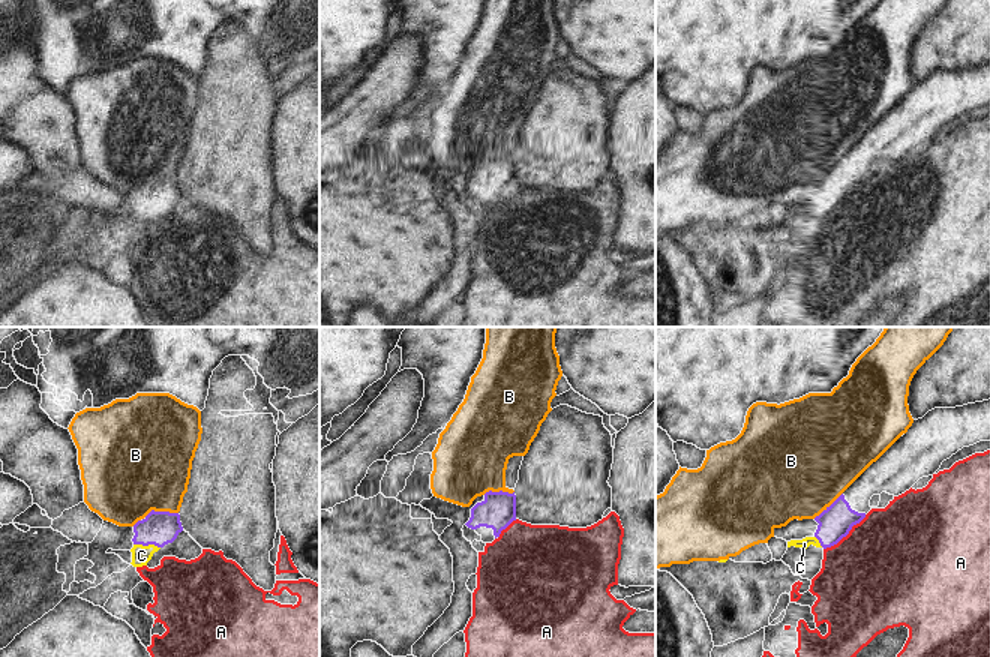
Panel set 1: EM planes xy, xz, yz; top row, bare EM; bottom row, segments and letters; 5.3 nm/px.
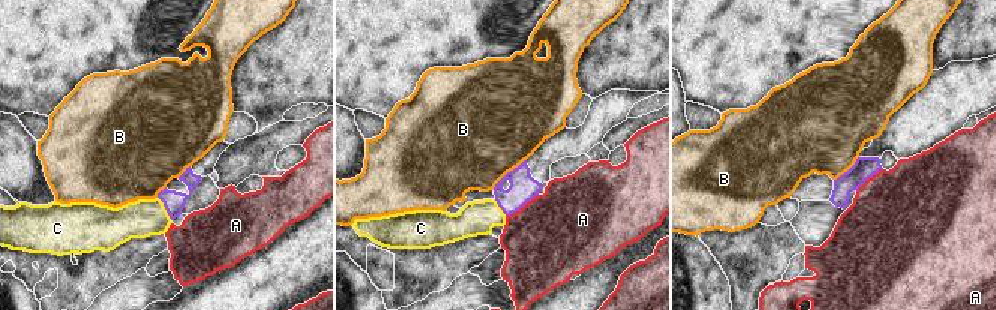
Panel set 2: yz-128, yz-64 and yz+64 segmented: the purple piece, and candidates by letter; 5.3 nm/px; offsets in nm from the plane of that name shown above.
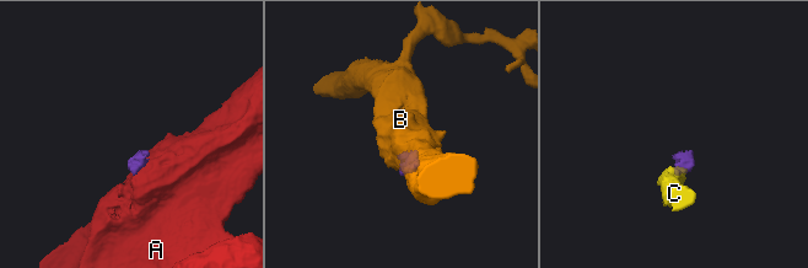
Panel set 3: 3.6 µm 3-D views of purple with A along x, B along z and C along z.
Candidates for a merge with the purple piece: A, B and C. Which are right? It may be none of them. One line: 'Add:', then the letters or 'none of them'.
Add: C

